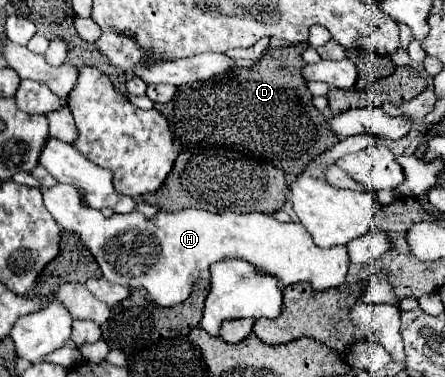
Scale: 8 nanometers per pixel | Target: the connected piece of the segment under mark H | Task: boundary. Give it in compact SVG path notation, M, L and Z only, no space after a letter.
M71 184L45 188L43 202L59 226L81 236L105 278L123 286L145 288L159 306L185 302L199 272L207 270L213 262L227 258L259 264L279 278L281 288L295 282L309 282L315 290L327 290L343 284L347 278L349 254L345 246L319 248L301 224L281 224L261 212L213 214L187 208L181 212L159 212L155 218L145 218L139 212L105 218L99 210L83 206L79 190Z

